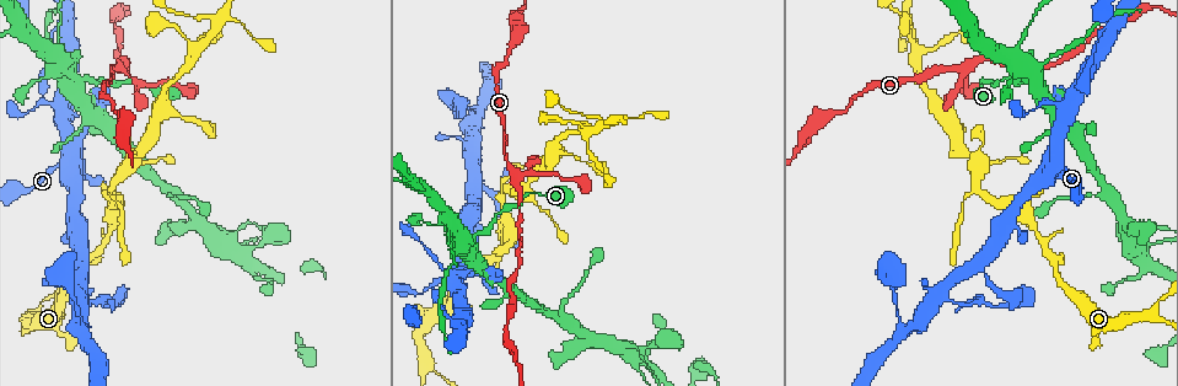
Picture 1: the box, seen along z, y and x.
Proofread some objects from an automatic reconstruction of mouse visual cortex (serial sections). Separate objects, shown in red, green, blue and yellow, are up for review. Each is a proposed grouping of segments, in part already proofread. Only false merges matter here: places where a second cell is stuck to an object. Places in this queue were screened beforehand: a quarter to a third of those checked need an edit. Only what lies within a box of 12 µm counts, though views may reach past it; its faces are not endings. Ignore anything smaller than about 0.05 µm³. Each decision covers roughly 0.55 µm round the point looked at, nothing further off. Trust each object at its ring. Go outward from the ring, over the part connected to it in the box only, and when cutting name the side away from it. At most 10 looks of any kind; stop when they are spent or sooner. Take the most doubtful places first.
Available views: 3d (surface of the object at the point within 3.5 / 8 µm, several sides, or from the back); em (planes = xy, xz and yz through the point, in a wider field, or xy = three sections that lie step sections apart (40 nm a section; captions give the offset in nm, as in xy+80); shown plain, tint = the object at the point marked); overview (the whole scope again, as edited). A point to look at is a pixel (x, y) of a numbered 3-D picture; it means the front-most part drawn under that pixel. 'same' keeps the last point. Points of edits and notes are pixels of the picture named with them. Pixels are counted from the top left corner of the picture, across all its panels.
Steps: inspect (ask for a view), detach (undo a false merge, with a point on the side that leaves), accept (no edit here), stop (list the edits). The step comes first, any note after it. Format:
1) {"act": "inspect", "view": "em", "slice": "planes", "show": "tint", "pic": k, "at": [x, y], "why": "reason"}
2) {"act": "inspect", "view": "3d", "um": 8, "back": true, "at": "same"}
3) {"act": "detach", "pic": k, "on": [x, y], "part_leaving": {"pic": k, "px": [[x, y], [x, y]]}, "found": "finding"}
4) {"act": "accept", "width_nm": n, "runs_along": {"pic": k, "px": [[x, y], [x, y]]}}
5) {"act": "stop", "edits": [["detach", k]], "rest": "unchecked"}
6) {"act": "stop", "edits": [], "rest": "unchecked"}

{"act": "inspect", "view": "3d", "um": 3.5, "pic": 1, "at": [1057, 53], "why": "thin neck"}

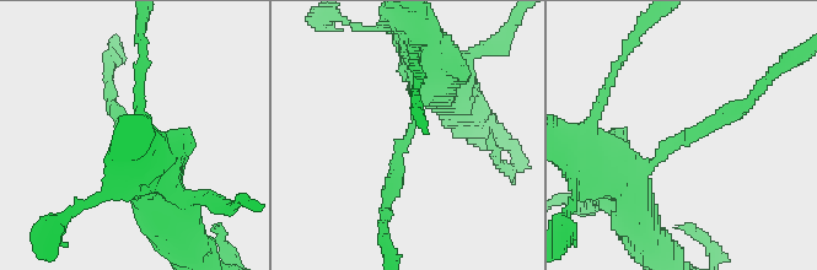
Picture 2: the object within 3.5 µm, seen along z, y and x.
{"act": "inspect", "view": "em", "slice": "planes", "show": "tint", "pic": 2, "at": [409, 138], "arm_widths_nm": [200, 300]}

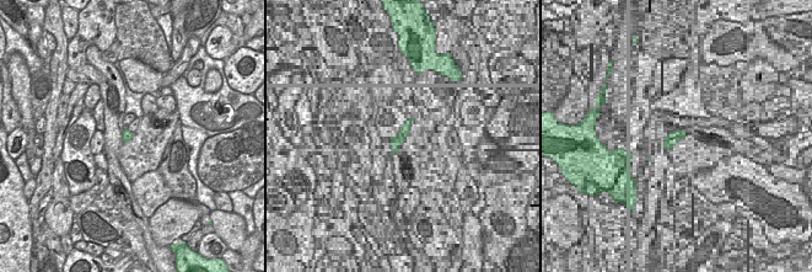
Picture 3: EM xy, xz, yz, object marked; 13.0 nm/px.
{"act": "accept", "runs_along": {"pic": 2, "px": [[616, 178], [751, 100]]}, "found": "continuous, no second cell"}

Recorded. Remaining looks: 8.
{"act": "inspect", "view": "3d", "um": 3.5, "pic": 1, "at": [505, 192], "why": "sharp bend"}

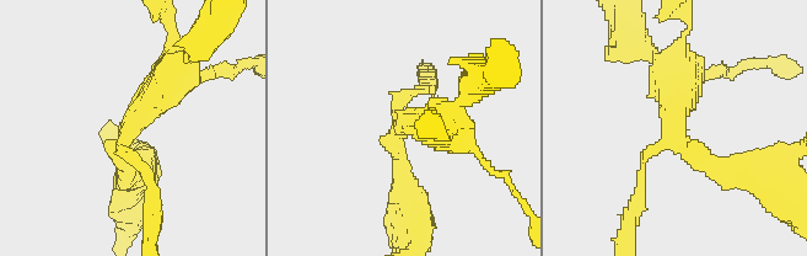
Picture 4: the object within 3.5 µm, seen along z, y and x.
{"act": "inspect", "view": "em", "slice": "xy", "step": 5, "show": "tint", "pic": 4, "at": [125, 138], "arms": 3, "arm_widths_nm": [150, 300, 450]}

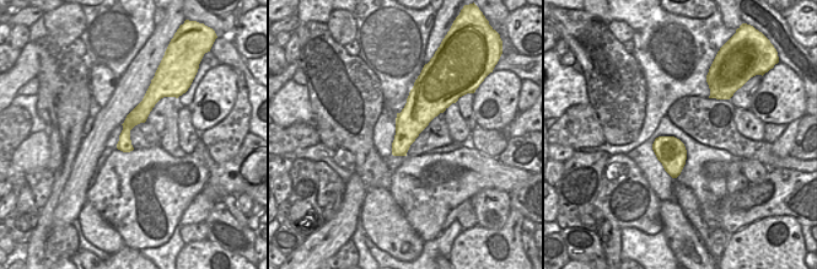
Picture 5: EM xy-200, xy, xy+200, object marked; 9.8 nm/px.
{"act": "inspect", "view": "em", "slice": "xy", "step": 1, "show": "tint", "at": "same"}

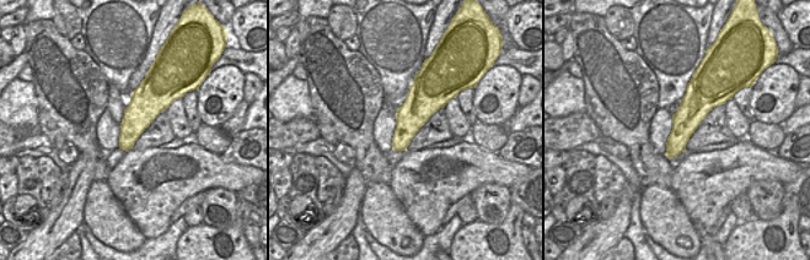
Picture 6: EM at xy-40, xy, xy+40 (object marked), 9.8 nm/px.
{"act": "accept", "runs_along": {"pic": 4, "px": [[748, 174], [678, 136], [676, 72]]}, "found": "continuous, no second cell"}

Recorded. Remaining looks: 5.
{"act": "inspect", "view": "3d", "um": 3.5, "pic": 1, "at": [221, 23], "why": "branch point"}

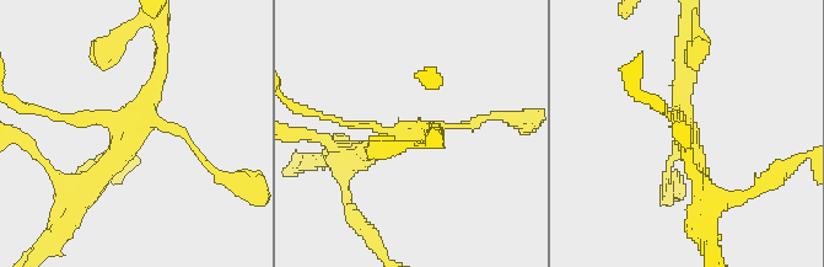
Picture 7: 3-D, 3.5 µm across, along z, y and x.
{"act": "inspect", "view": "em", "slice": "xy", "step": 3, "show": "tint", "pic": 7, "at": [407, 137]}

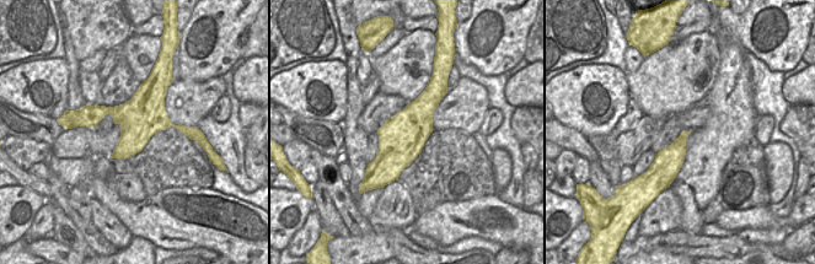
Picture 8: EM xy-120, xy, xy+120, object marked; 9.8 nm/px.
{"act": "inspect", "view": "em", "slice": "xy", "step": 1, "show": "tint", "at": "same"}

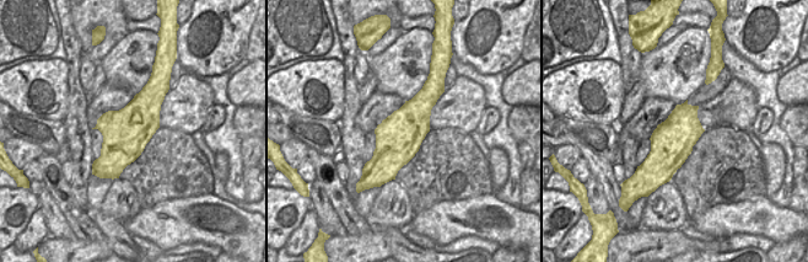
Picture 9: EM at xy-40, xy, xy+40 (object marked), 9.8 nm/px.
{"act": "accept", "width_nm": 460, "runs_along": {"pic": 7, "px": [[705, 195], [683, 115], [669, 115]]}, "found": "one cell here"}

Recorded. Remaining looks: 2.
{"act": "inspect", "view": "3d", "um": 3.5, "pic": 1, "at": [470, 274]}

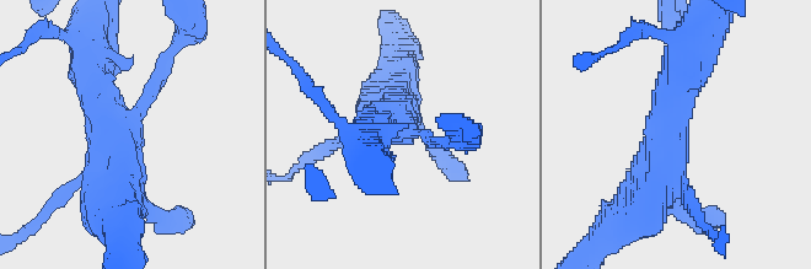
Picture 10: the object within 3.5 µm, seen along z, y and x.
{"act": "inspect", "view": "em", "slice": "xy", "step": 2, "show": "tint", "pic": 10, "at": [132, 118], "arms": 3, "arm_widths_nm": [150, 400, 450], "why": "need the tissue"}

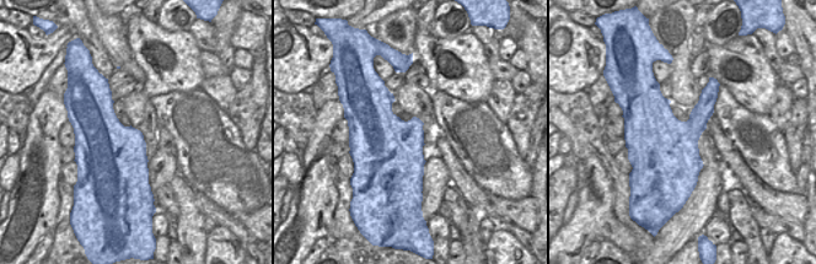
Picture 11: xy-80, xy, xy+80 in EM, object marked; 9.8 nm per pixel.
{"act": "accept", "runs_along": {"pic": 10, "px": [[97, 177], [108, 128], [146, 102], [173, 49]]}, "found": "one cell here"}

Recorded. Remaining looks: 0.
{"act": "stop", "edits": [], "rest": "unchecked"}

